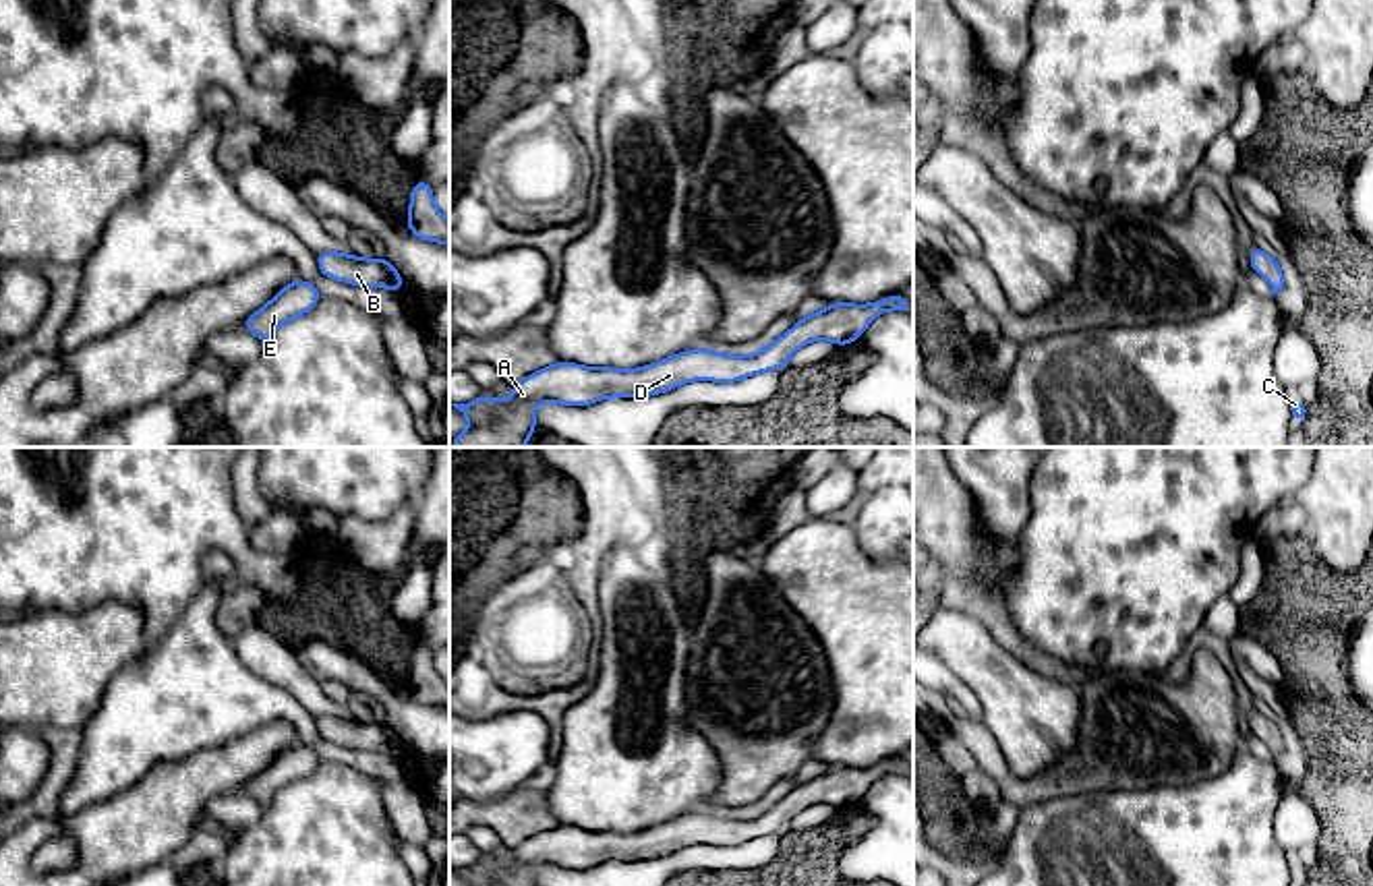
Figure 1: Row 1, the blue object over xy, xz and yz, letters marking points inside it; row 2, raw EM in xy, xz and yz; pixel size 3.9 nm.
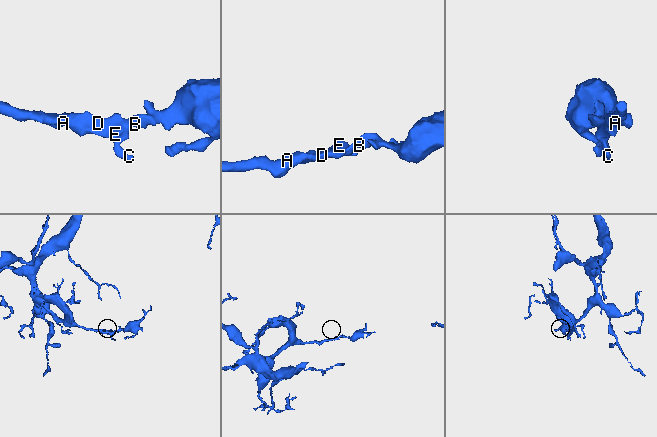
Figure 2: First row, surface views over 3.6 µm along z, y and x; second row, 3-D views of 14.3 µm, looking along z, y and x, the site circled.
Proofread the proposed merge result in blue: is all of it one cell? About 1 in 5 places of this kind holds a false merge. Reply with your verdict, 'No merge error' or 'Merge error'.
No merge error

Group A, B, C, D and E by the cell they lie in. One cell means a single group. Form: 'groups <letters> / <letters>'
groups A B C D E

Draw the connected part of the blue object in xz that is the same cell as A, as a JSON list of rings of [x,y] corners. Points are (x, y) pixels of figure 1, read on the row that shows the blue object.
[[[903,294],[880,298],[872,304],[826,304],[795,323],[772,344],[750,356],[729,356],[696,348],[623,368],[590,368],[555,360],[520,383],[509,385],[514,402],[480,395],[470,404],[449,404],[472,424],[451,439],[454,447],[524,447],[536,433],[534,406],[555,402],[561,406],[590,406],[605,397],[648,397],[675,389],[688,381],[735,383],[772,368],[787,368],[789,358],[804,344],[826,339],[841,346],[855,344],[876,315],[901,311],[913,315]]]

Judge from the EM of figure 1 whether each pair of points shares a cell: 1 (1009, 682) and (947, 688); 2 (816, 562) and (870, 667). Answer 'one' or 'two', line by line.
1: two
2: one

